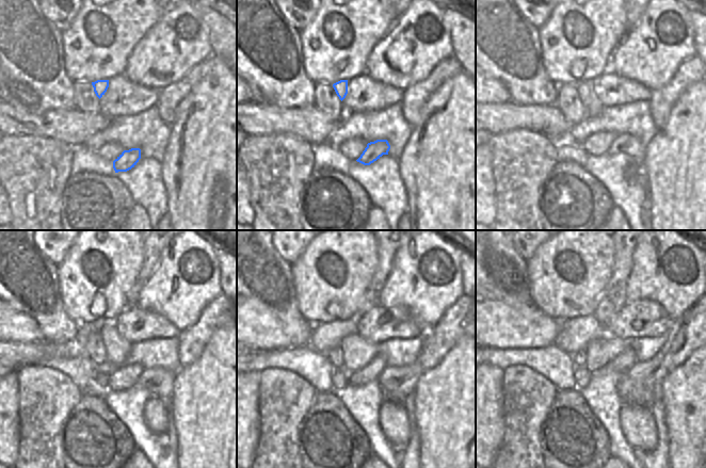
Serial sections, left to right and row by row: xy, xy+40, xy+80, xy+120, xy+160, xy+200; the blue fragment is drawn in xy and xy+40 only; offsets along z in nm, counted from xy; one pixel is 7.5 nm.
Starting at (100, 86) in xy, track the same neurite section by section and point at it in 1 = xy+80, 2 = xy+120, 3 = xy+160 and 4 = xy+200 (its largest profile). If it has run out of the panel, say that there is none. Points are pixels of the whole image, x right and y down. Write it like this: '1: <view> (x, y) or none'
1: xy+80 (587, 95)
2: xy+120 (113, 344)
3: xy+160 (351, 344)
4: xy+200 (591, 351)

